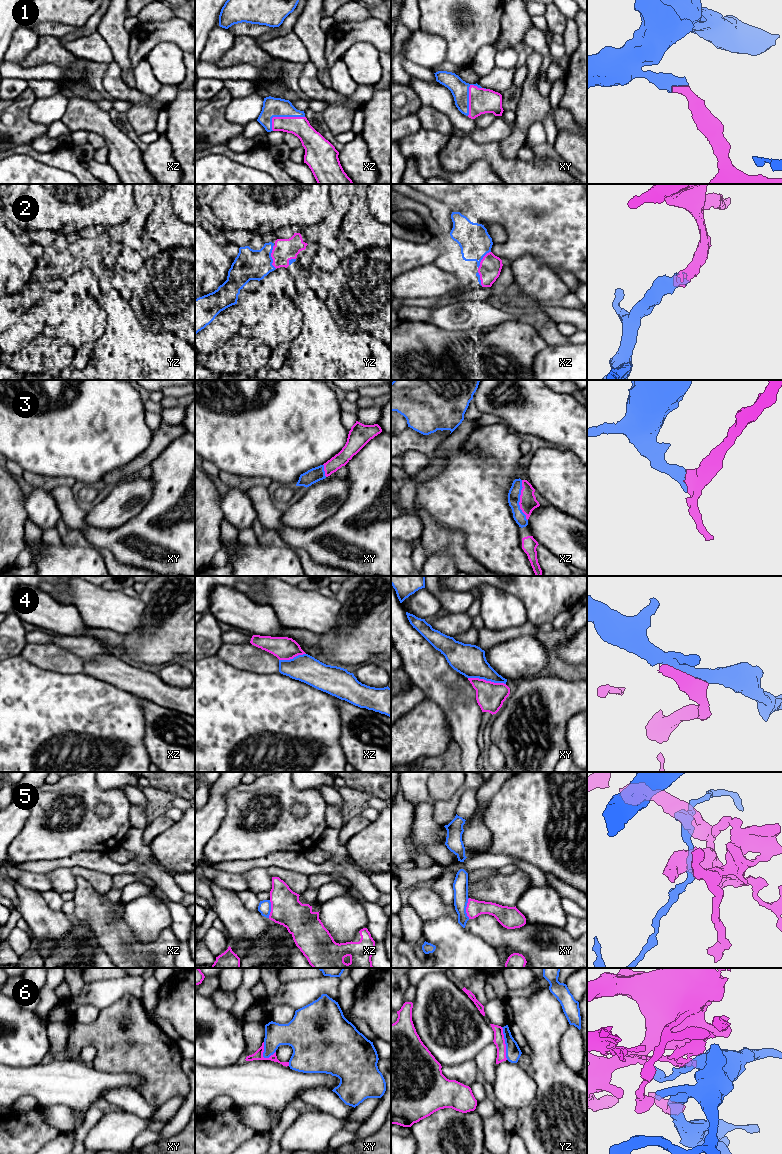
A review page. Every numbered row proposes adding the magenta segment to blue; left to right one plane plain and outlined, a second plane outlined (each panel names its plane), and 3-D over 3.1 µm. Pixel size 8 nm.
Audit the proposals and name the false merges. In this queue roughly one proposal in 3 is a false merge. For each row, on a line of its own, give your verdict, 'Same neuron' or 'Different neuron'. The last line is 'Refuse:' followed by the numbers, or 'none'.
1: Same neuron
2: Same neuron
3: Same neuron
4: Same neuron
5: Different neuron
6: Same neuron
Refuse: 5

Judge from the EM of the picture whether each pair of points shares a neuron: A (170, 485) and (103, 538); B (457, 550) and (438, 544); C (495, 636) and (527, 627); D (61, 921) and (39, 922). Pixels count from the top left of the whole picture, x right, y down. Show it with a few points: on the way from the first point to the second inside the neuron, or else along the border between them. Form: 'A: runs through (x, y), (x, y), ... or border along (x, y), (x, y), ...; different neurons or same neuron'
A: runs through (160, 504), (134, 530), (122, 534); same neuron
B: runs through (452, 545), (443, 544); same neuron
C: runs through (503, 635), (519, 631); same neuron
D: runs through (56, 922), (44, 922); same neuron

